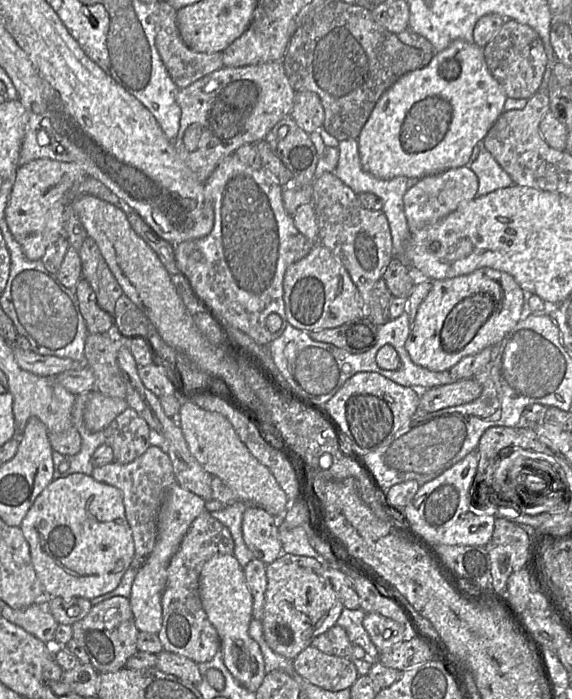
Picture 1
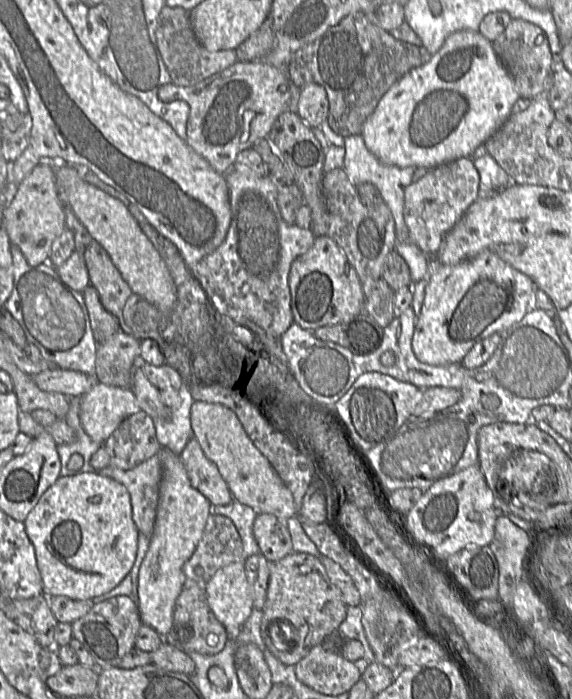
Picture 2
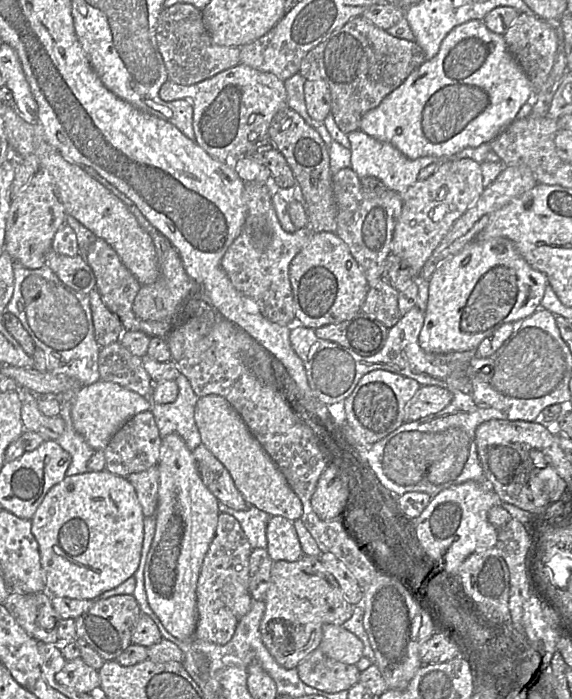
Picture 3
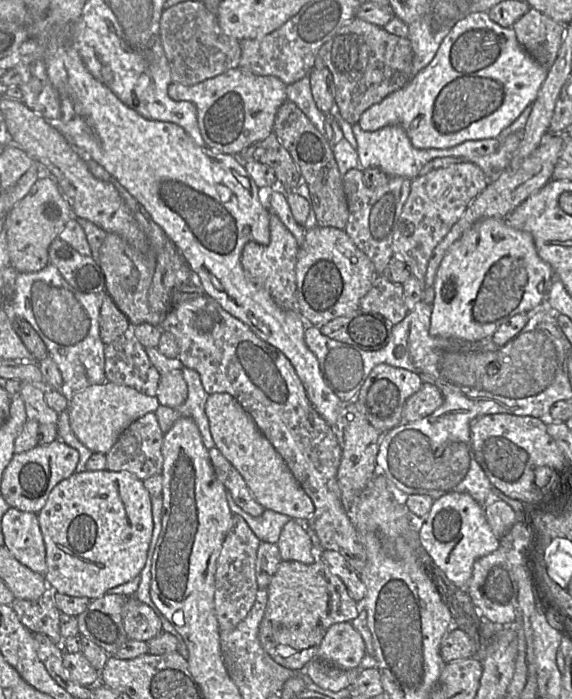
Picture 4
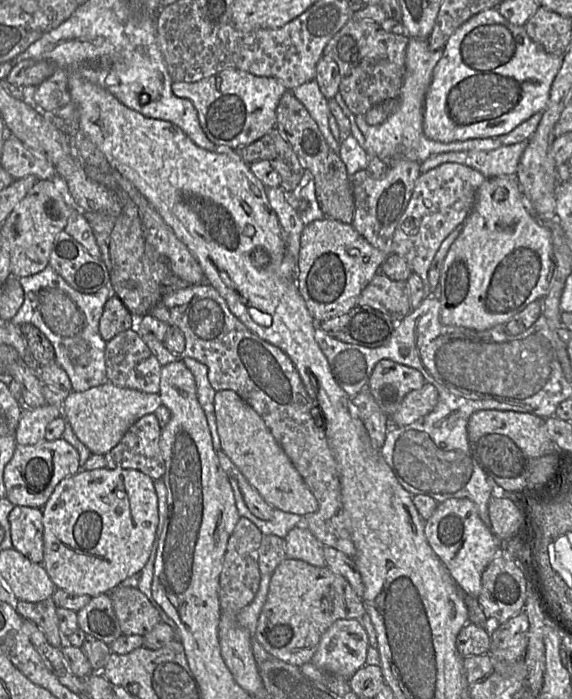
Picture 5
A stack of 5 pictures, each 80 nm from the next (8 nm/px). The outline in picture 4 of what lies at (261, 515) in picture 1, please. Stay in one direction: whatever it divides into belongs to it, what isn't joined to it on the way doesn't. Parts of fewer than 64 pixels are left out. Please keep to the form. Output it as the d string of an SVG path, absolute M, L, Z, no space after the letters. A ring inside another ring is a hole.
M291 519L288 521L277 541L281 559L313 564L317 560L317 550L302 523Z

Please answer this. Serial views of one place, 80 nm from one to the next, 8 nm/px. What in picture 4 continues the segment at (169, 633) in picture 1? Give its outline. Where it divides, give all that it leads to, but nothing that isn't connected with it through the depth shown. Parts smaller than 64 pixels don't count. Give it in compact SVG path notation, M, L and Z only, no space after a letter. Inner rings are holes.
M234 514L233 524L223 542L215 573L214 604L220 632L233 630L247 616L255 602L258 592L255 567L260 543L247 522Z

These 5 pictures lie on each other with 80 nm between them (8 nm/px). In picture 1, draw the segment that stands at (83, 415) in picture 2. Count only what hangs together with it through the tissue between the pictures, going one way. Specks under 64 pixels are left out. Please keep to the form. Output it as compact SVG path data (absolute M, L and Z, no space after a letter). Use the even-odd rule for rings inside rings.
M96 389L91 392L91 398L84 412L84 422L92 432L105 430L119 414L129 407L126 398L110 397Z

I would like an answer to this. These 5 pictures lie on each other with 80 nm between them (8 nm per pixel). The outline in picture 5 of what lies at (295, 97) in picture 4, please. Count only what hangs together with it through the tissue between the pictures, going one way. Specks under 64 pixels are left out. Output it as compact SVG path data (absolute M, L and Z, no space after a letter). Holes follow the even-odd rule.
M315 80L308 81L291 91L308 110L329 147L338 154L341 141L337 141L329 129L328 99L321 93L317 82Z

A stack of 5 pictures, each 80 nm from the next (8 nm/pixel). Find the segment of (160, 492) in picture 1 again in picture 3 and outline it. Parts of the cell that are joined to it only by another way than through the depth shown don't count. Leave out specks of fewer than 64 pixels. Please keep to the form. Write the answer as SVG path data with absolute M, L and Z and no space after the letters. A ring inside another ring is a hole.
M158 465L126 477L134 486L145 517L156 514L160 472Z

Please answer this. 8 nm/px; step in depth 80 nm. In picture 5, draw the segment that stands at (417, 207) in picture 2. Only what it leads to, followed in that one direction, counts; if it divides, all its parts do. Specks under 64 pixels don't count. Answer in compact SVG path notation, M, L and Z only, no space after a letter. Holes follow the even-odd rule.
M459 163L440 164L419 175L411 198L401 216L392 239L392 254L403 258L413 273L420 276L424 298L430 296L428 270L443 240L467 218L478 188L485 177L477 170Z

